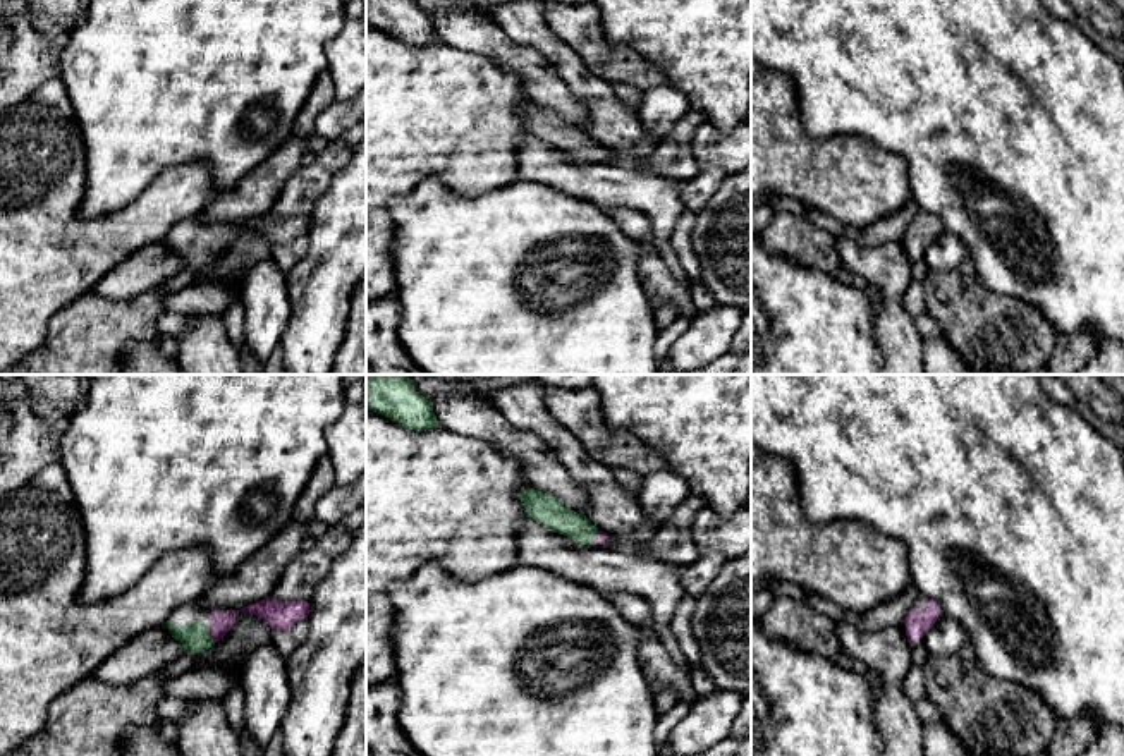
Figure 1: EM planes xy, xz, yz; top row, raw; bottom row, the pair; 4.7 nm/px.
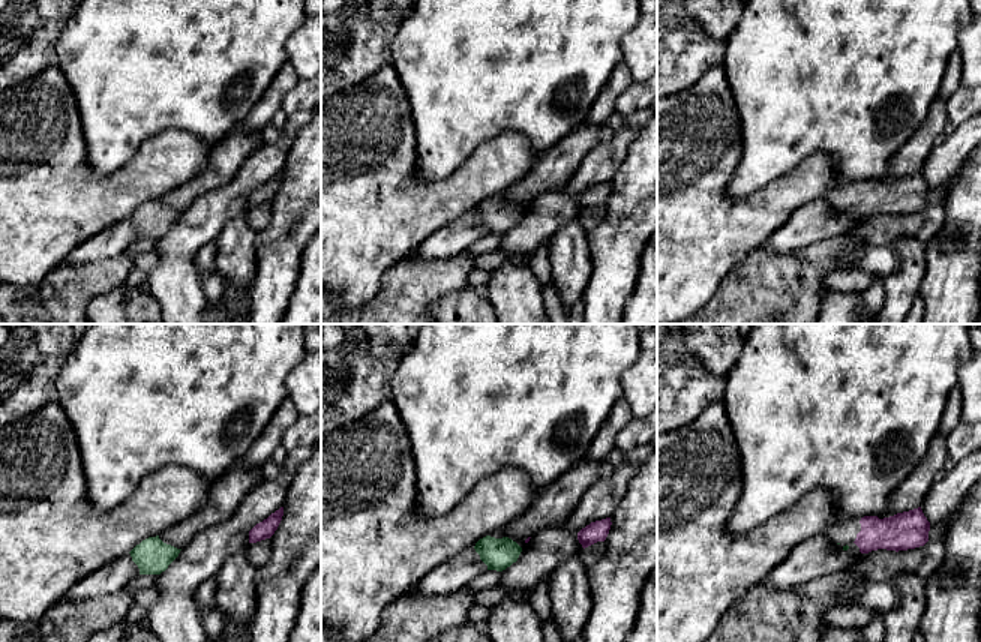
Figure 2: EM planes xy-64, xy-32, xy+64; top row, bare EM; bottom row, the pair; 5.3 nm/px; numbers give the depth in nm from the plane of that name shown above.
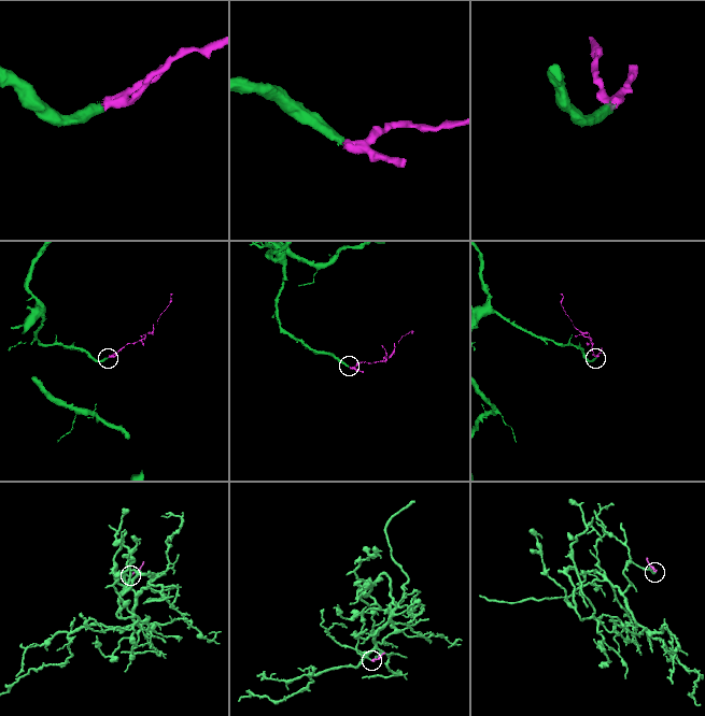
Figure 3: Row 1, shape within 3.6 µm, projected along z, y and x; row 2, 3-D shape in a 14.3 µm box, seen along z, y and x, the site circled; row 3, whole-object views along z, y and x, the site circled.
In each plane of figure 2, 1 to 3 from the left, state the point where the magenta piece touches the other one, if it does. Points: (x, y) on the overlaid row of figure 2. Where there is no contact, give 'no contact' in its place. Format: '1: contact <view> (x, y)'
1: no contact
2: no contact
3: no contact

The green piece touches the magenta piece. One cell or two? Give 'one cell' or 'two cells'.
one cell

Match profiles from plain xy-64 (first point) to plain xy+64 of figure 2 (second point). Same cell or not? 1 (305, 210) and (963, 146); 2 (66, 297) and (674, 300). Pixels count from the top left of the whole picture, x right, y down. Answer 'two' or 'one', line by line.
1: two
2: two

